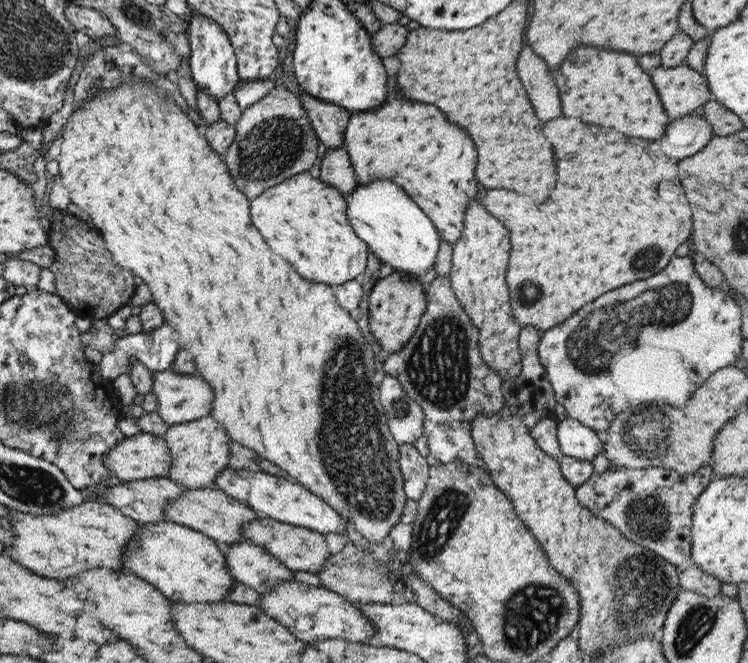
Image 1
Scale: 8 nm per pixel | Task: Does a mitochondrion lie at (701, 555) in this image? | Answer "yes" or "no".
no

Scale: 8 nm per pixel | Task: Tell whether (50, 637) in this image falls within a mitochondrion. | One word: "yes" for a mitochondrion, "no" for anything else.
no

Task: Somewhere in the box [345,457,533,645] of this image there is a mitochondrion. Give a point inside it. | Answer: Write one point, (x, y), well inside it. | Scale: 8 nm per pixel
(438, 528)

